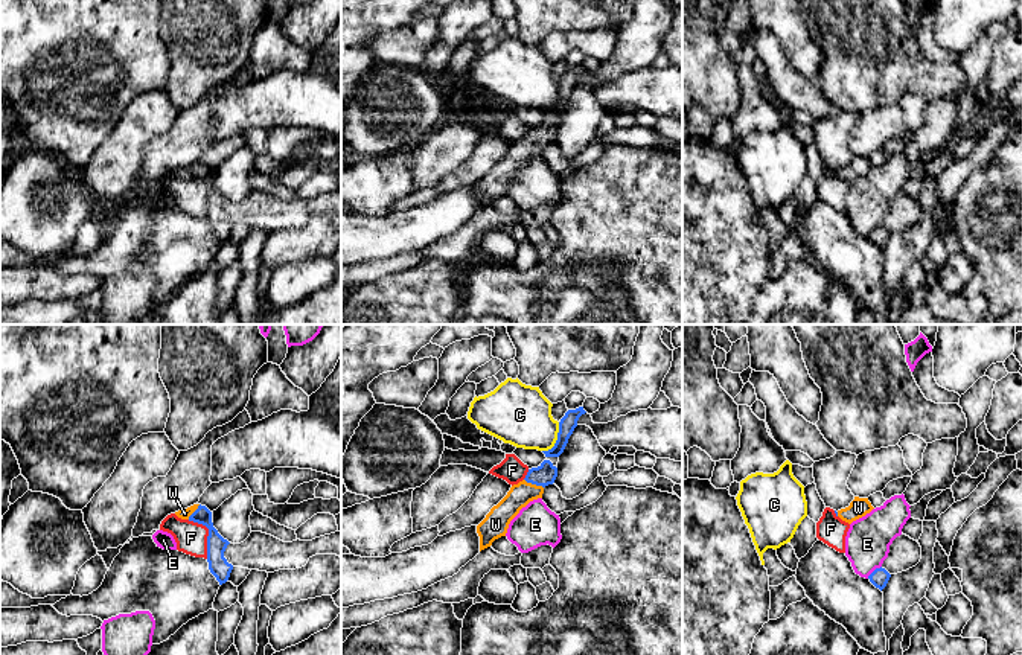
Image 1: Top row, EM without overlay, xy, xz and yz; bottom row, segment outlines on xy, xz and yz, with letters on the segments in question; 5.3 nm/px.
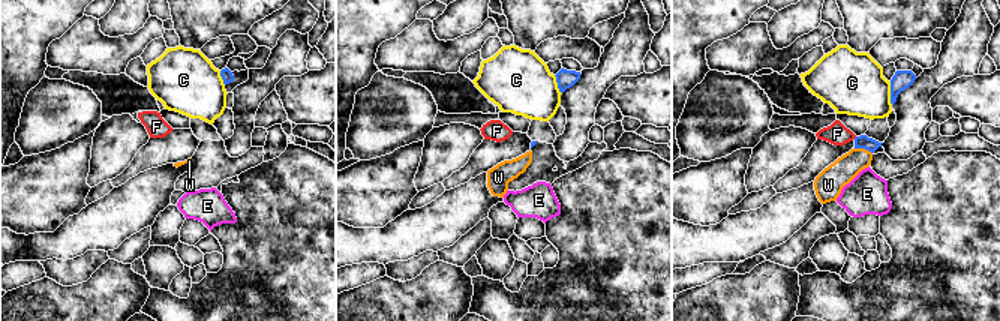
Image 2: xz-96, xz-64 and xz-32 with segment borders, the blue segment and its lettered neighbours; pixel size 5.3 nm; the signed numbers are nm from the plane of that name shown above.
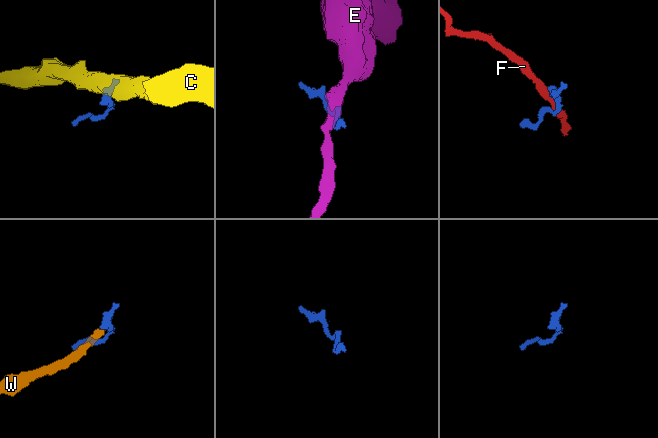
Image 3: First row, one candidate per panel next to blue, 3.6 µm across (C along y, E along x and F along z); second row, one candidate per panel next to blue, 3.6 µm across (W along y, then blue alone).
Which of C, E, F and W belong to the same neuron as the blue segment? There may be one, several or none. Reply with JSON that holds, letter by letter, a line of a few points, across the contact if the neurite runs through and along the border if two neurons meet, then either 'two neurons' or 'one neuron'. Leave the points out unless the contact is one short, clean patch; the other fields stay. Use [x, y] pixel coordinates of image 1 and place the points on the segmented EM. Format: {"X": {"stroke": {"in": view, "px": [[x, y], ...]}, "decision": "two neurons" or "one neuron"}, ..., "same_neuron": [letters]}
{"C": {"stroke": {"in": "xz", "px": [[559, 422], [556, 442], [542, 451]]}, "decision": "two neurons"}, "E": {"decision": "two neurons"}, "F": {"decision": "two neurons"}, "W": {"stroke": {"in": "xz", "px": [[546, 474], [533, 483], [520, 495]]}, "decision": "one neuron"}, "same_neuron": ["W"]}

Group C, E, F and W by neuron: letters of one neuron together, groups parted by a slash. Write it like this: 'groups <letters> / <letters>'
groups C / E / F / W

